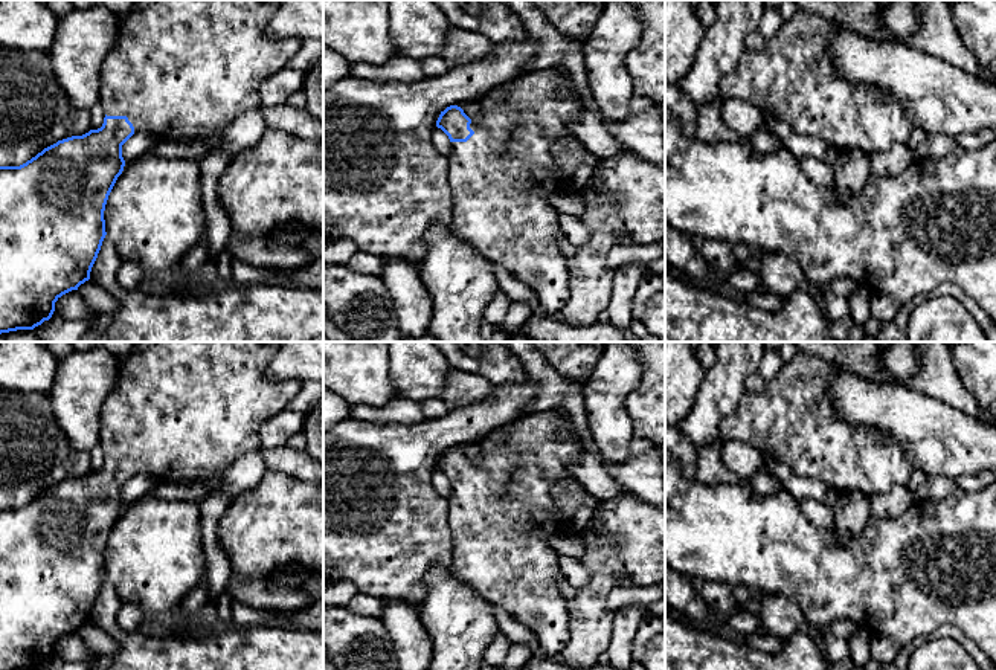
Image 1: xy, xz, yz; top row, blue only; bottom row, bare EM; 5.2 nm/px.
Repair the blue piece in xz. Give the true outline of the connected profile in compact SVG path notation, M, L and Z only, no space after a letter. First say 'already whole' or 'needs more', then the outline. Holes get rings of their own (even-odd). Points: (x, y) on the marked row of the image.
needs more; M554 67L531 70L485 93L480 98L480 121L470 119L458 105L447 107L436 121L436 127L451 142L447 171L453 203L450 230L526 284L535 293L541 314L546 316L561 314L569 299L567 258L558 246L563 235L560 212L549 203L549 197L561 189L561 177L551 148L555 140L577 139L569 125L584 108L580 98L561 95L566 85L564 73Z

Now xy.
needs more; M156 0L143 9L130 12L119 24L119 41L105 56L101 67L99 101L104 107L104 124L98 130L90 130L82 136L72 136L44 148L35 157L20 166L0 166L0 334L17 330L34 330L49 321L55 311L55 302L66 293L78 290L90 279L92 267L98 258L102 241L107 235L104 211L108 195L122 174L125 160L122 145L137 131L145 131L154 140L197 140L212 136L215 131L226 130L246 111L261 107L261 84L288 66L288 61L300 47L300 38L268 38L265 26L276 11L276 0Z

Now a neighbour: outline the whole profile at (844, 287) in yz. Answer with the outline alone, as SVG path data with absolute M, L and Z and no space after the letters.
M837 278L837 279L831 281L827 287L836 296L850 298L856 292L857 284L853 282L850 278Z

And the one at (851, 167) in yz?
M840 150L833 163L833 188L839 203L860 191L871 172L869 156L860 150Z

